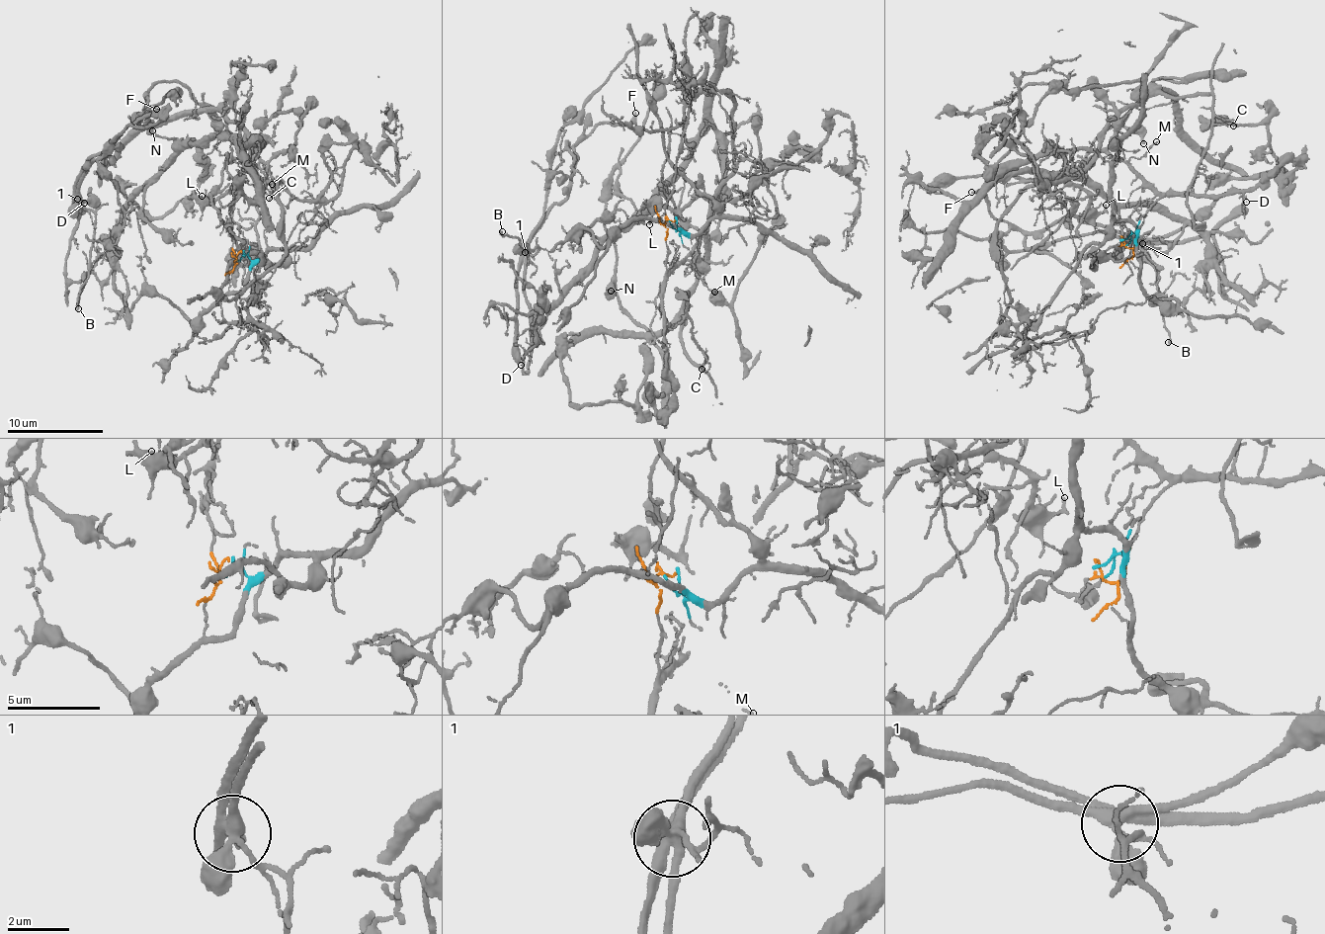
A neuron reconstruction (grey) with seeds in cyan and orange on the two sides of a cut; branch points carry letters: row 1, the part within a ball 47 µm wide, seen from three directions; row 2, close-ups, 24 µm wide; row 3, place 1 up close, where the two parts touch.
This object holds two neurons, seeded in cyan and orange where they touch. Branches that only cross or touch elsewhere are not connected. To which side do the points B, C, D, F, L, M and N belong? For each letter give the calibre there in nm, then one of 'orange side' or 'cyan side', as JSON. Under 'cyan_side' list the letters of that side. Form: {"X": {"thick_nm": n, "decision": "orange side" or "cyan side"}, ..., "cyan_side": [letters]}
{"B": {"thick_nm": 140, "decision": "orange side"}, "C": {"thick_nm": 110, "decision": "orange side"}, "D": {"thick_nm": 240, "decision": "orange side"}, "F": {"thick_nm": 200, "decision": "orange side"}, "L": {"thick_nm": 140, "decision": "orange side"}, "M": {"thick_nm": 90, "decision": "orange side"}, "N": {"thick_nm": 140, "decision": "orange side"}, "cyan_side": []}

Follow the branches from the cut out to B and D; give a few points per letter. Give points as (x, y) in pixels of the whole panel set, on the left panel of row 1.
B: (236, 261), (230, 204), (259, 145), (215, 136), (168, 159), (72, 282), (71, 201), (96, 222), (78, 308)
D: (236, 261), (230, 204), (259, 145), (253, 136), (215, 136), (168, 159), (72, 282), (66, 259), (83, 203)

